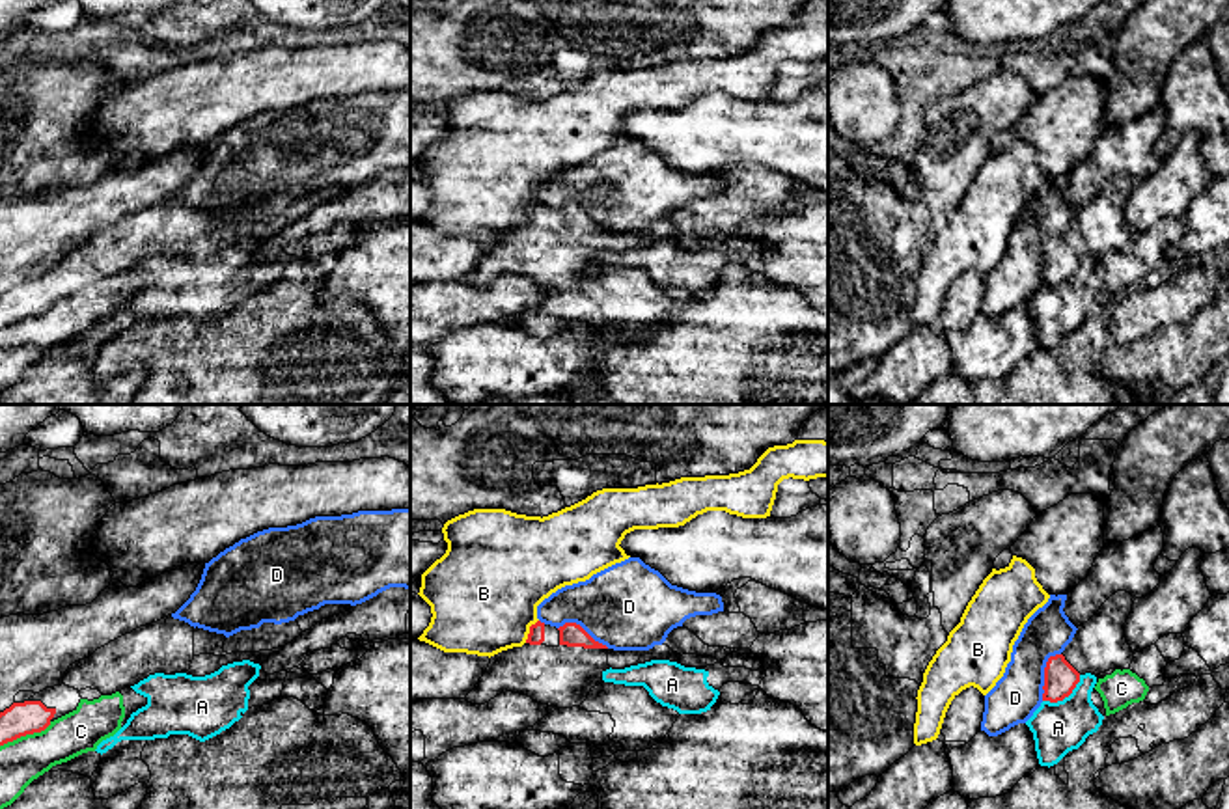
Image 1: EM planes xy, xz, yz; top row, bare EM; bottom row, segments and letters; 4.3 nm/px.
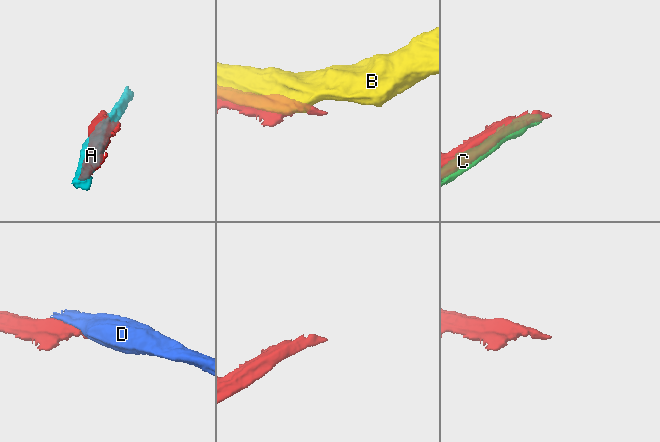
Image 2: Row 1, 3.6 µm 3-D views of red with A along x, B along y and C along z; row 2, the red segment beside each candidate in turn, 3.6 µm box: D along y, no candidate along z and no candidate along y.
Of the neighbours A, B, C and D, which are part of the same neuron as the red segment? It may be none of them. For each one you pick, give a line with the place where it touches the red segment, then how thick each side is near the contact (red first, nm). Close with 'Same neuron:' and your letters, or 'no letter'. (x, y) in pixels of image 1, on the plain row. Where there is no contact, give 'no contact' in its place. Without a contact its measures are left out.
Same neuron: no letter

